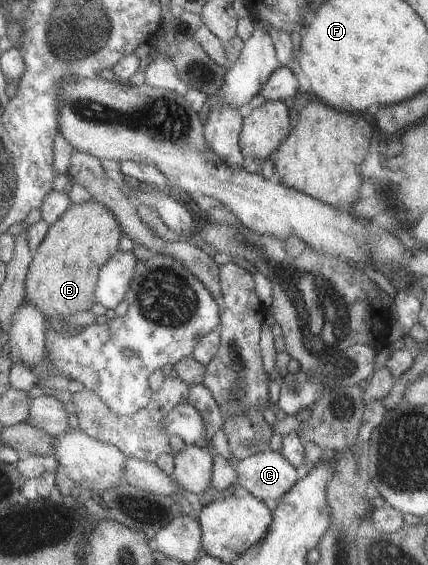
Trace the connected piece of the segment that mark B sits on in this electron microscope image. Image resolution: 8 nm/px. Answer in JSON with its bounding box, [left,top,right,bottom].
[25,200,123,323]

